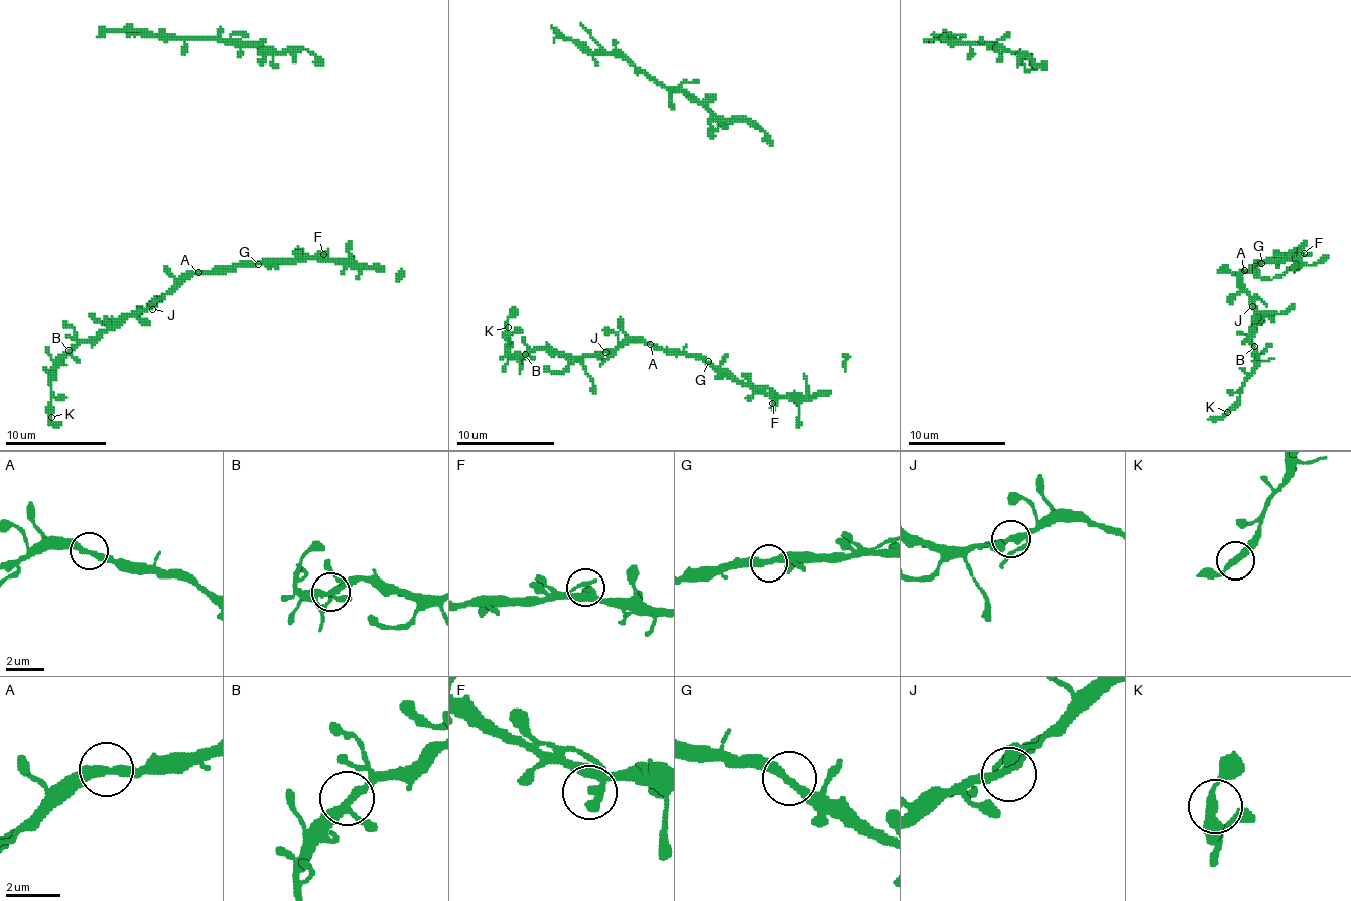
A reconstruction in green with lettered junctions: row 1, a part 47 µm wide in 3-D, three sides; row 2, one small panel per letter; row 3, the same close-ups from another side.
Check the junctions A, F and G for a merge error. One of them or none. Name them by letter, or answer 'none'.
none

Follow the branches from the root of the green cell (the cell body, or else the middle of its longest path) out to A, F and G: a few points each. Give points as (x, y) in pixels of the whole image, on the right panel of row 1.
A: (1223, 265), (1237, 277), (1244, 270)
F: (1223, 265), (1237, 277), (1254, 265), (1281, 263), (1304, 253)
G: (1223, 265), (1237, 277), (1261, 263)

